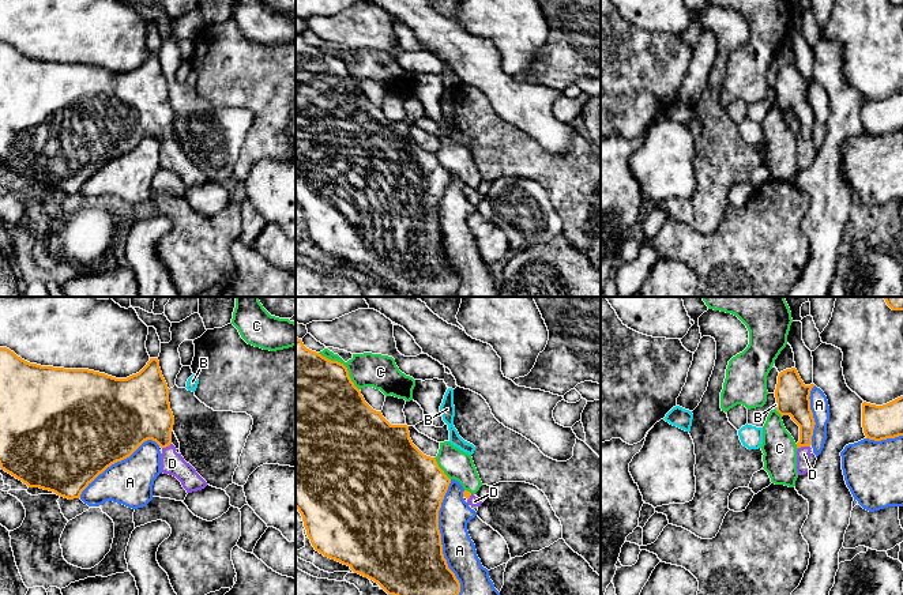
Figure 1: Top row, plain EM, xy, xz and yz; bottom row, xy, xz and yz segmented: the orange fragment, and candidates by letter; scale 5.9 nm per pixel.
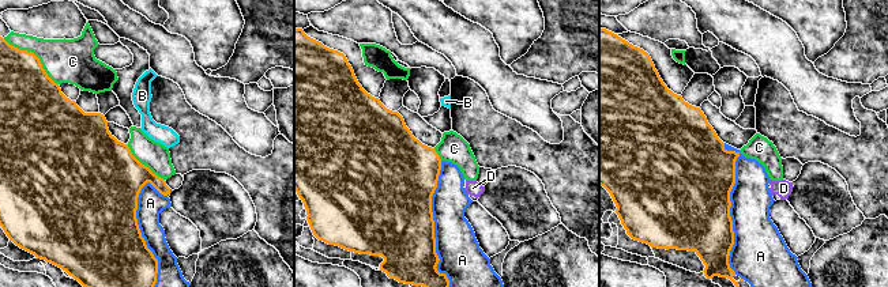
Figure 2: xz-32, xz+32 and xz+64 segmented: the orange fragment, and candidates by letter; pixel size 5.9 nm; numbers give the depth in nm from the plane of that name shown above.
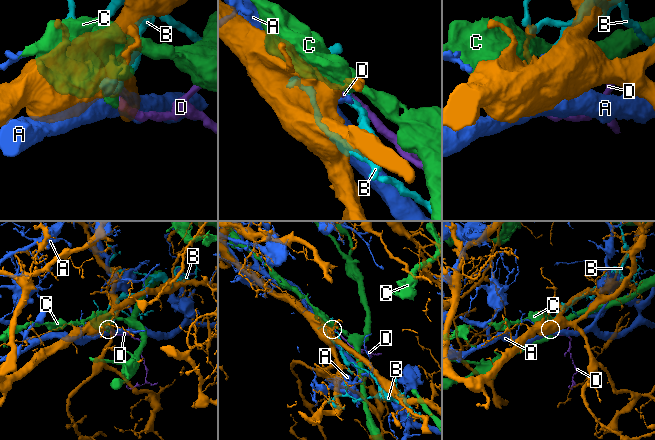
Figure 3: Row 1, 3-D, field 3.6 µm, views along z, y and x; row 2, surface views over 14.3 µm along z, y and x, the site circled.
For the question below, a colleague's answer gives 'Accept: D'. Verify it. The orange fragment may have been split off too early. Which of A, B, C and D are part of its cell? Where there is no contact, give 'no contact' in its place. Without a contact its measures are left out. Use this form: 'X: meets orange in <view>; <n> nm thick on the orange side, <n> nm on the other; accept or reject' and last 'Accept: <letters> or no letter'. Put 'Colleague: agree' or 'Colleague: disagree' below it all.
A: meets orange in xz; 500 nm thick on the orange side, 190 nm on the other; reject
B: meets orange in yz; 190 nm thick on the orange side, 20 nm on the other; reject
C: meets orange in xz; 480 nm thick on the orange side, 200 nm on the other; reject
D: meets orange in yz; 160 nm thick on the orange side, 80 nm on the other; accept
Accept: D
Colleague: agree

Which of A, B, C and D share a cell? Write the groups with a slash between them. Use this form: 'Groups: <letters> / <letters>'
Groups: A / B / C / D

